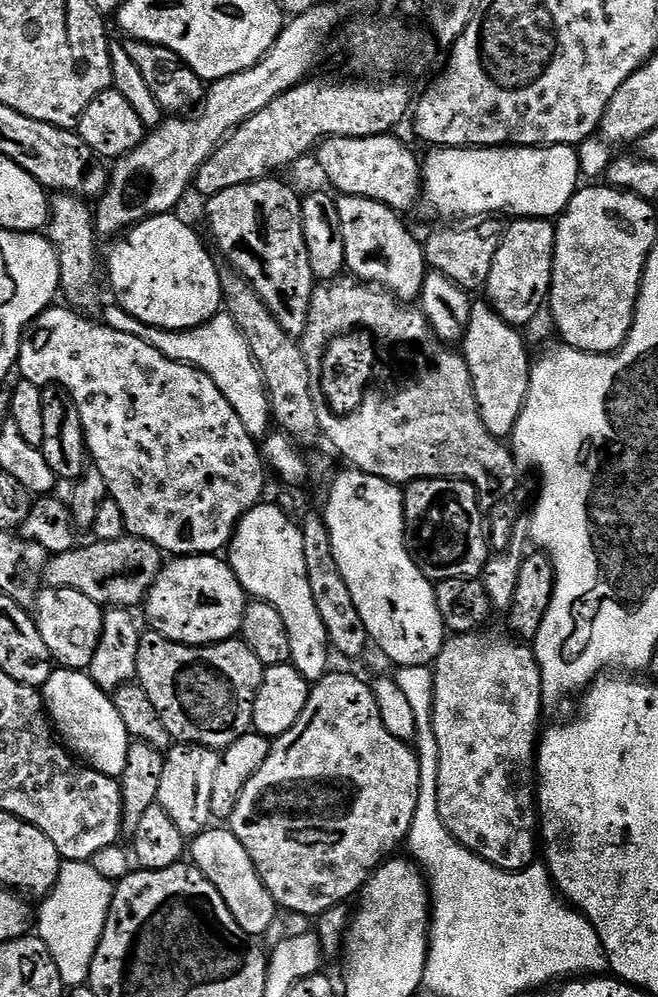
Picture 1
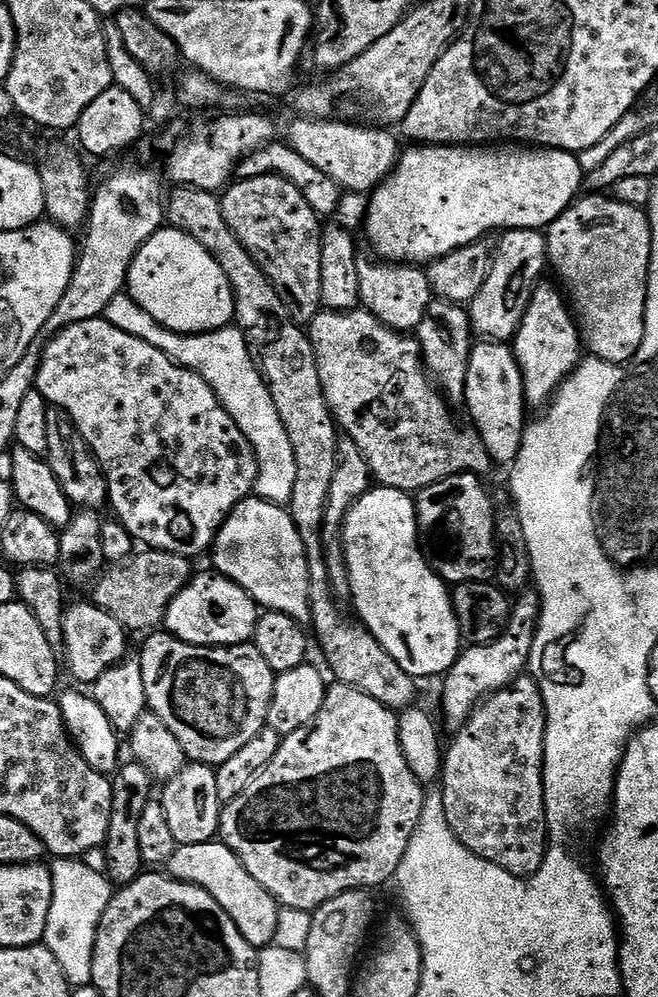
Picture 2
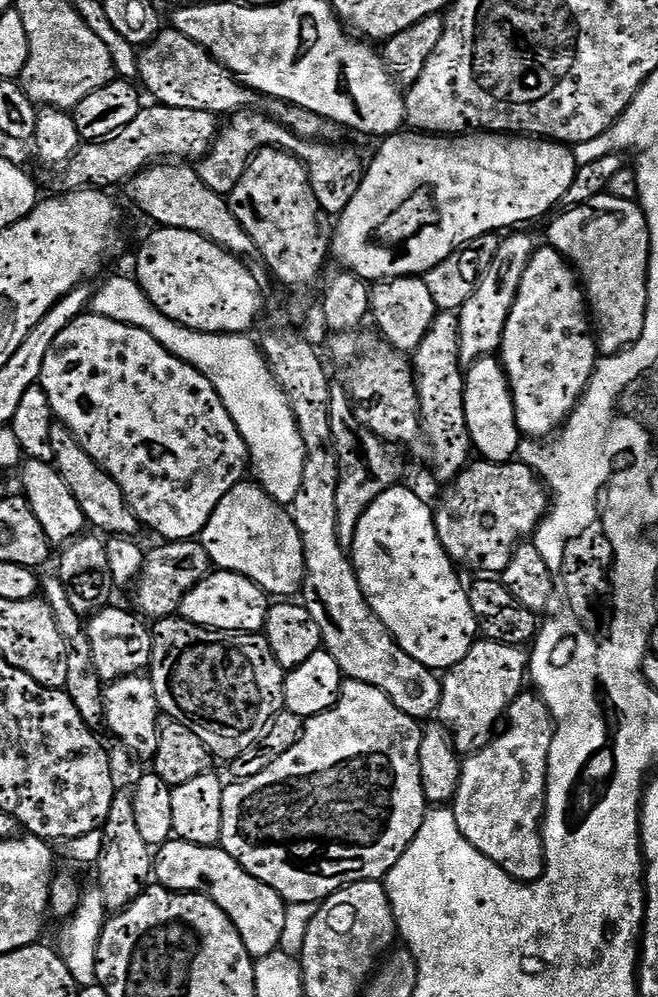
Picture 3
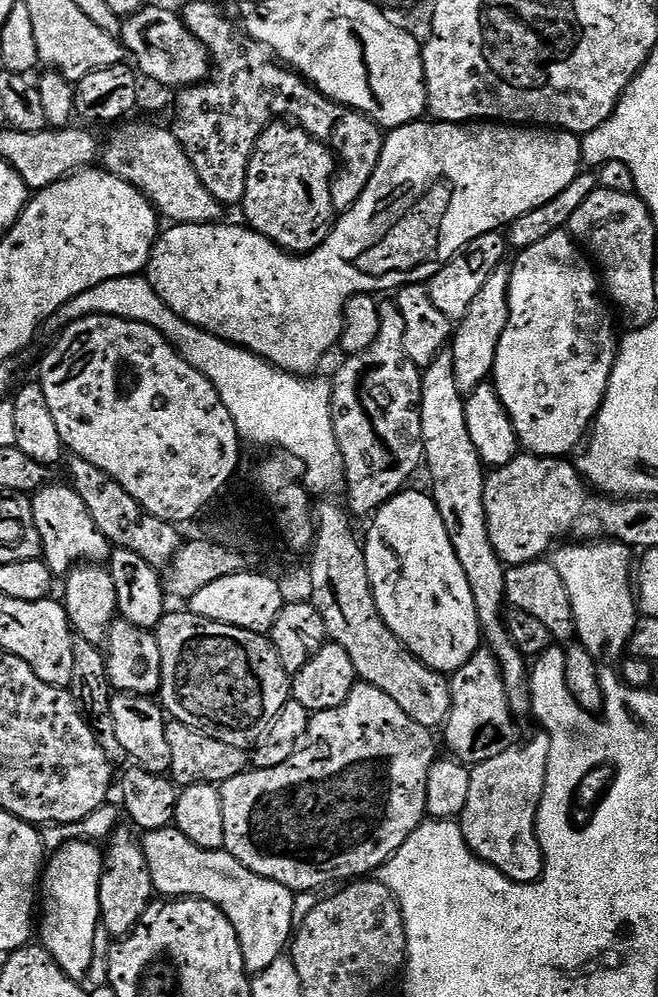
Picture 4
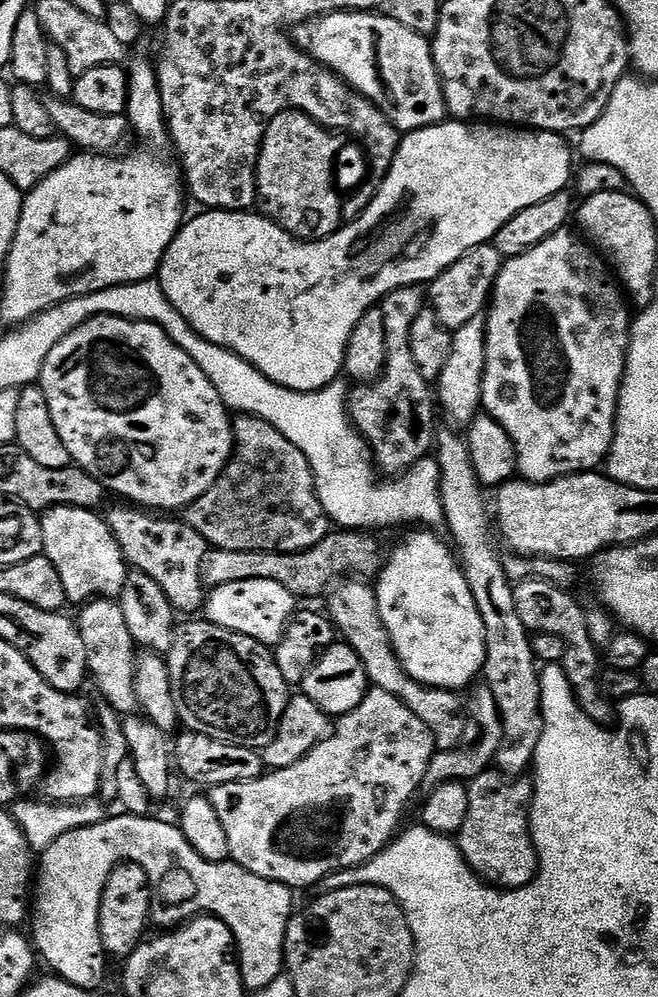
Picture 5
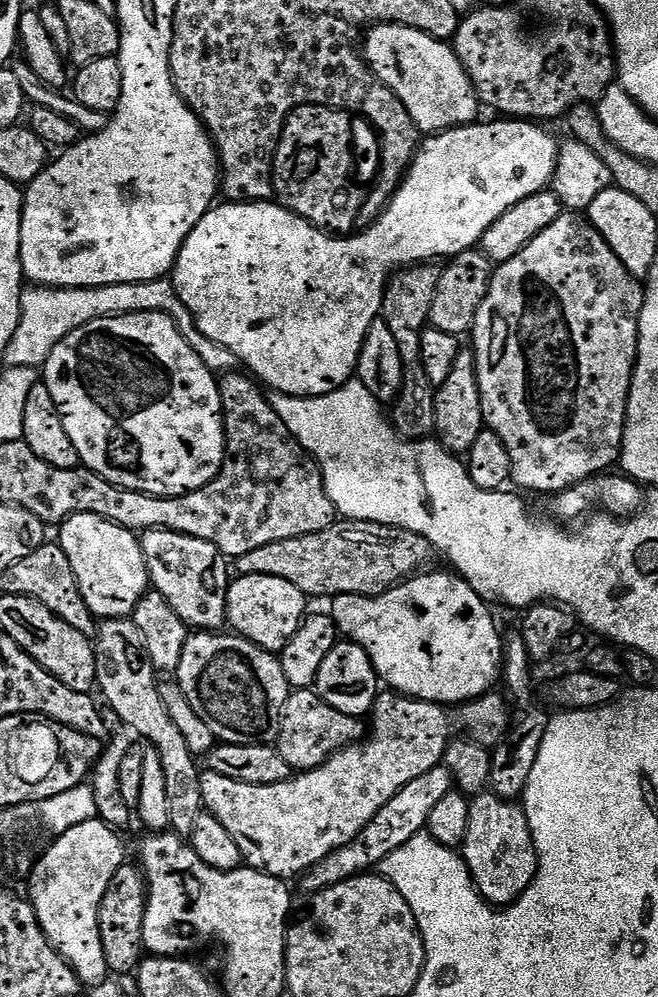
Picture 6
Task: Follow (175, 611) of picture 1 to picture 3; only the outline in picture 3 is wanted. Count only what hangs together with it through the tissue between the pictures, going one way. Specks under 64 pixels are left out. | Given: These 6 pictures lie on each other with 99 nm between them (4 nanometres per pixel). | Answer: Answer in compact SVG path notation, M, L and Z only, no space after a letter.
M213 571L194 590L184 595L179 615L191 624L212 628L216 632L259 633L264 627L270 607L269 597L253 580L233 572Z

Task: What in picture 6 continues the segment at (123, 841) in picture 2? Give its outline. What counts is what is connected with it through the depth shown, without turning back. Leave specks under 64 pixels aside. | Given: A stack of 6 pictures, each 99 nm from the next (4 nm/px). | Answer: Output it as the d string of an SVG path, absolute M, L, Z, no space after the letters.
M125 862L108 878L102 894L100 908L94 914L102 938L104 966L109 973L124 976L135 973L146 956L146 917L148 914L148 886L146 876L139 867Z

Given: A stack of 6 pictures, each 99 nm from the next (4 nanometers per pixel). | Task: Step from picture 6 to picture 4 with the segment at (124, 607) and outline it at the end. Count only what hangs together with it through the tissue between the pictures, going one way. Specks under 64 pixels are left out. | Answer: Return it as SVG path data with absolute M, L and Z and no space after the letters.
M46 486L31 497L34 526L40 535L42 559L52 571L53 577L64 578L77 566L104 566L109 563L113 545L94 526L90 510L76 489L71 486L52 488Z

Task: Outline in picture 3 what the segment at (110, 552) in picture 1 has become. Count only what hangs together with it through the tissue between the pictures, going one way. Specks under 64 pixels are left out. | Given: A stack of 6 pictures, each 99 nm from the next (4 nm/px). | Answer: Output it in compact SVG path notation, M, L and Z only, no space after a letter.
M196 540L160 542L153 552L149 551L145 555L144 568L134 584L137 604L135 607L139 615L152 622L175 617L180 611L180 603L184 601L184 595L194 590L198 582L206 579L213 568L212 559Z

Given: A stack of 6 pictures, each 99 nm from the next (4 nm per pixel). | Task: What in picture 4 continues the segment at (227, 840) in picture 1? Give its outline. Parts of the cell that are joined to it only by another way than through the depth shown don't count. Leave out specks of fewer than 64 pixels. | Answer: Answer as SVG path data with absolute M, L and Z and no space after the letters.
M175 826L159 828L153 832L144 832L142 847L146 854L146 862L150 866L152 875L152 887L164 898L199 898L209 900L216 905L224 917L234 926L238 934L238 942L242 946L242 958L244 967L249 973L259 974L267 969L275 959L283 957L290 941L294 936L292 915L294 914L294 893L289 888L282 886L273 880L264 880L258 874L254 874L249 868L244 868L242 862L238 862L227 850L211 852L205 848L194 846L186 834L182 834Z

